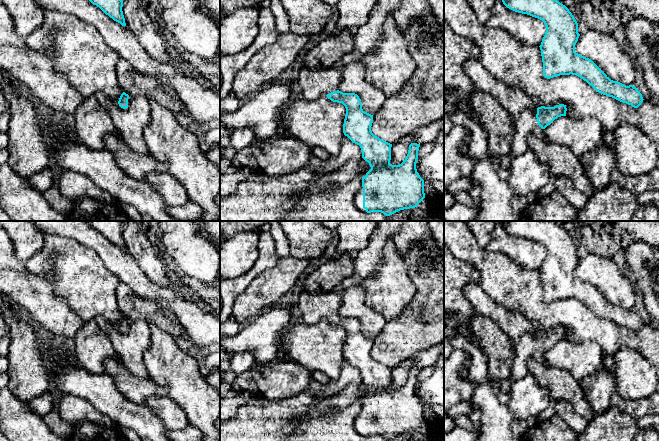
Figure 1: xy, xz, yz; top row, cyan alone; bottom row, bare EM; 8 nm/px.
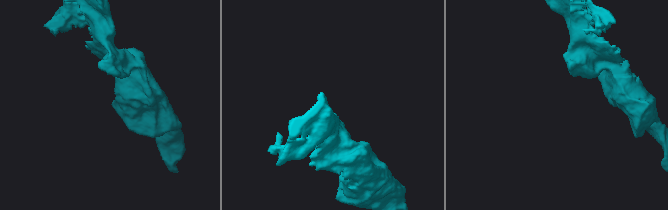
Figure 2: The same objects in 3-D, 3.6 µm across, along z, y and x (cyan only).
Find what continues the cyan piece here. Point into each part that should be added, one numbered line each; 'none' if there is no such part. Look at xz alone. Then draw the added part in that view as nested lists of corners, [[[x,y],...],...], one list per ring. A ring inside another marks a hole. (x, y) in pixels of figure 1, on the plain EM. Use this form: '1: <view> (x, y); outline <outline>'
1: xz (313, 308); outline [[[302,290],[295,297],[295,303],[302,316],[301,321],[308,325],[315,325],[321,320],[337,315],[341,302],[341,296],[337,291],[314,295]]]
2: xz (358, 424); outline [[[362,410],[357,416],[357,418],[355,419],[354,428],[357,431],[357,433],[359,433],[360,435],[366,436],[366,433],[363,432],[363,411]]]

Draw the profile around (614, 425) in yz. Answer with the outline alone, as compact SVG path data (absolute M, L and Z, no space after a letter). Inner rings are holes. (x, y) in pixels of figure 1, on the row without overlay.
M615 407L588 421L577 441L632 441L638 433L637 420Z

